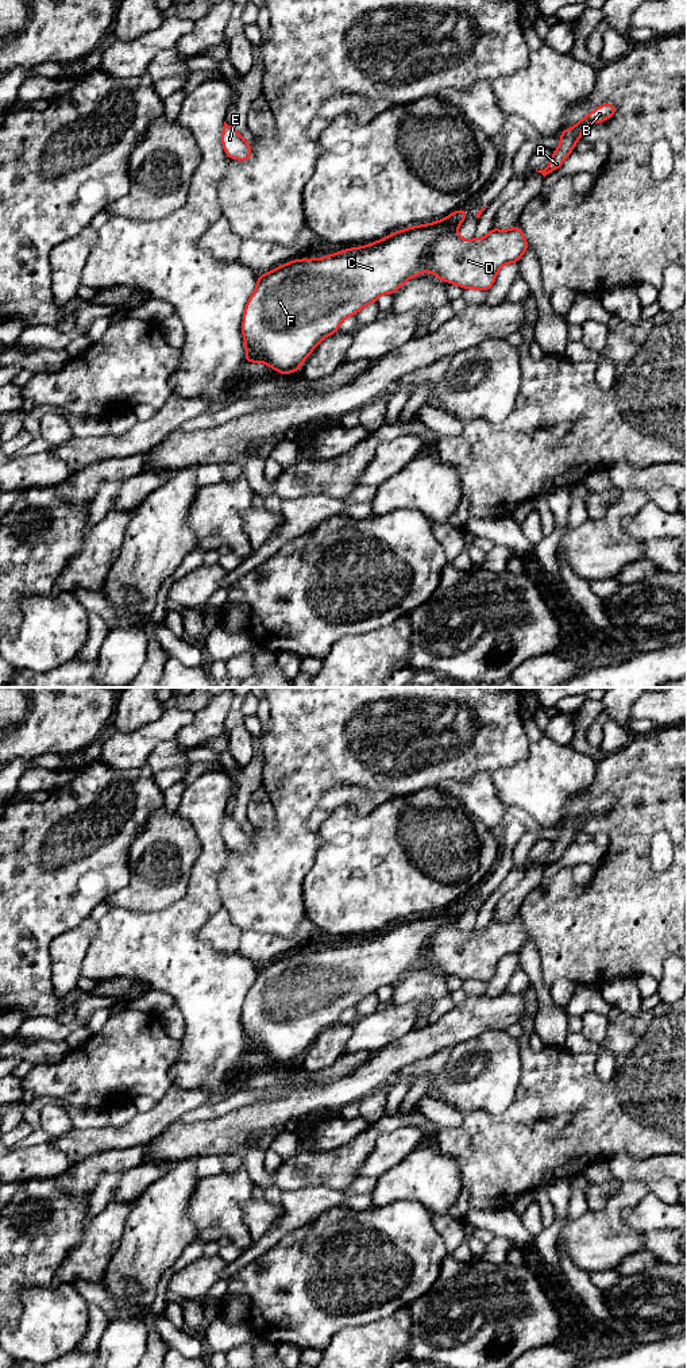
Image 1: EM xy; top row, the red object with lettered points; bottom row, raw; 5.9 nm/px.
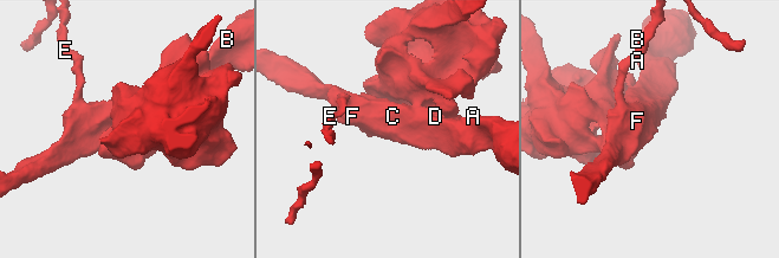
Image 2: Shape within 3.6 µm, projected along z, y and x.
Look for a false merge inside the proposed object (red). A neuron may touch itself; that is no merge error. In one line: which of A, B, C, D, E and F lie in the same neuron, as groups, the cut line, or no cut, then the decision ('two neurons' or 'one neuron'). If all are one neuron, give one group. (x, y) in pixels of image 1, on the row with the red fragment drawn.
groups A B C D E F; cut none; one neuron

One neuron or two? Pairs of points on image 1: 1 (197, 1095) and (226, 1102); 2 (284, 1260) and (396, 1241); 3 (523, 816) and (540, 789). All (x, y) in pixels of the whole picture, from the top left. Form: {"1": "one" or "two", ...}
{"1": "two", "2": "one", "3": "two"}

